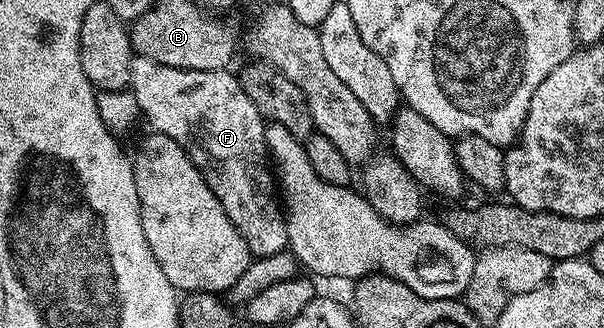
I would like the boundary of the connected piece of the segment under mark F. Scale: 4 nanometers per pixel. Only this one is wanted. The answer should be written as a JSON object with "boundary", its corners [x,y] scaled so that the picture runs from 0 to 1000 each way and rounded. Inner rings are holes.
{"boundary":[[[225,171],[217,220],[214,271],[224,284],[230,341],[250,378],[258,405],[280,412],[313,473],[313,485],[333,521],[339,558],[359,595],[373,655],[399,704],[406,741],[422,784],[459,777],[477,756],[475,665],[459,598],[459,552],[445,500],[439,436],[439,360],[429,345],[419,305],[401,271],[394,232],[381,207],[359,216],[320,216],[262,198],[243,174]]]}

